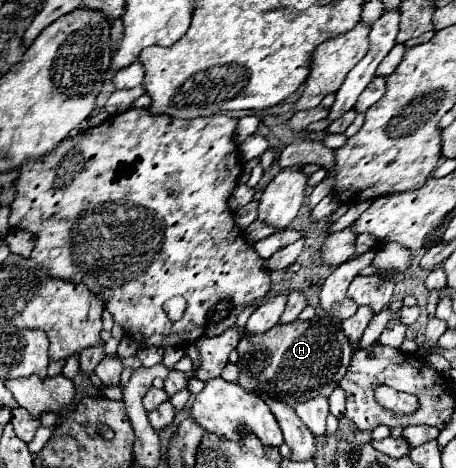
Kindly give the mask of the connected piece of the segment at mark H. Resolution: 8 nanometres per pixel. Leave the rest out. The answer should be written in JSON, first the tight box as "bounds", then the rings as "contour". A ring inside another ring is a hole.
{"bounds":[237,314,353,406],"contour":[[[317,314],[311,320],[277,324],[263,334],[245,334],[237,352],[237,366],[241,370],[239,384],[251,392],[263,390],[289,406],[317,396],[331,396],[353,358],[349,338],[339,328],[339,320],[327,314]]]}

